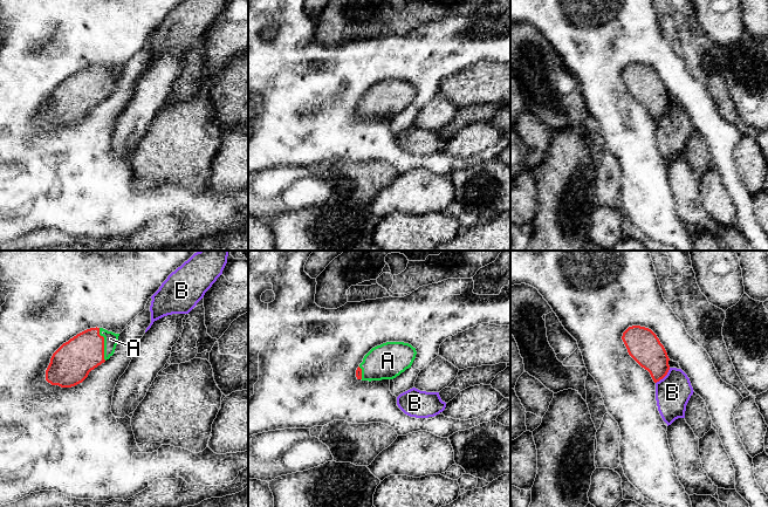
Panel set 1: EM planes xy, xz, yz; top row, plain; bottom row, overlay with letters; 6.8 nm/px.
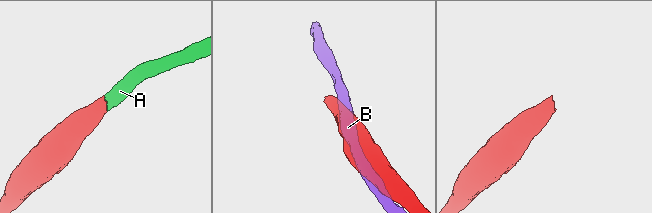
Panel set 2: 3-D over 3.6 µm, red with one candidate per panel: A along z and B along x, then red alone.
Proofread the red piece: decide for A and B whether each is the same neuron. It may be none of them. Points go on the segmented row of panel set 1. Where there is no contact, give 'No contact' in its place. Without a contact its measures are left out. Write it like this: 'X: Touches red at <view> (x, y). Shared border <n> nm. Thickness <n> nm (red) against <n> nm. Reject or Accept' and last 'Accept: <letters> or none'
A: Touches red at xy (103, 344). Shared border 220 nm. Thickness 280 nm (red) against 100 nm. Accept
B: Touches red at yz (664, 376). Shared border 150 nm. Thickness 220 nm (red) against 240 nm. Reject
Accept: A

